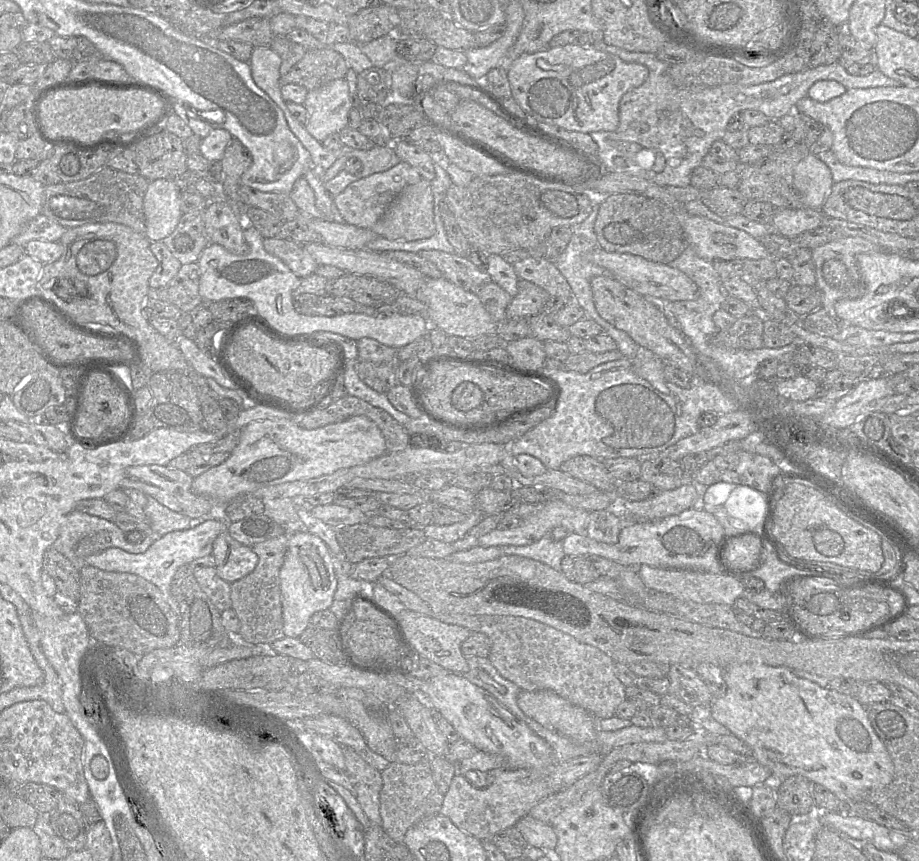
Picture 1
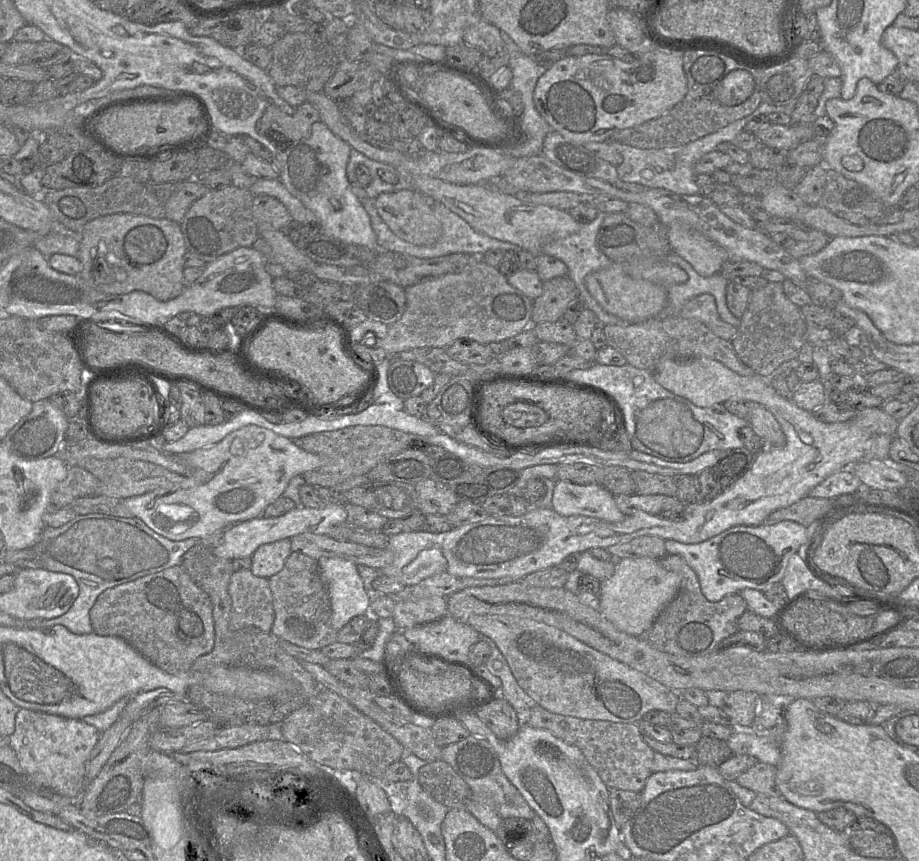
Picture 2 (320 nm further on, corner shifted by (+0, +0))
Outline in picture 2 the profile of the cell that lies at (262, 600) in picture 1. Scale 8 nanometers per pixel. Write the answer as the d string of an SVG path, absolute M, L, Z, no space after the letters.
M292 551L281 571L268 578L275 618L271 633L280 640L306 649L321 650L337 641L331 625L332 606L326 584L321 578L318 560Z

